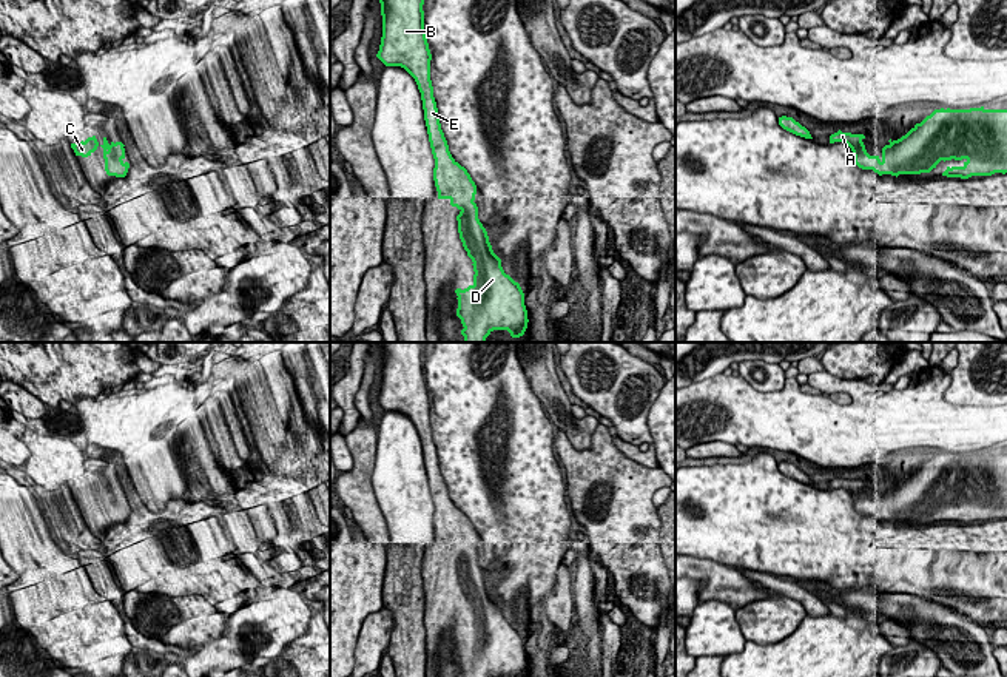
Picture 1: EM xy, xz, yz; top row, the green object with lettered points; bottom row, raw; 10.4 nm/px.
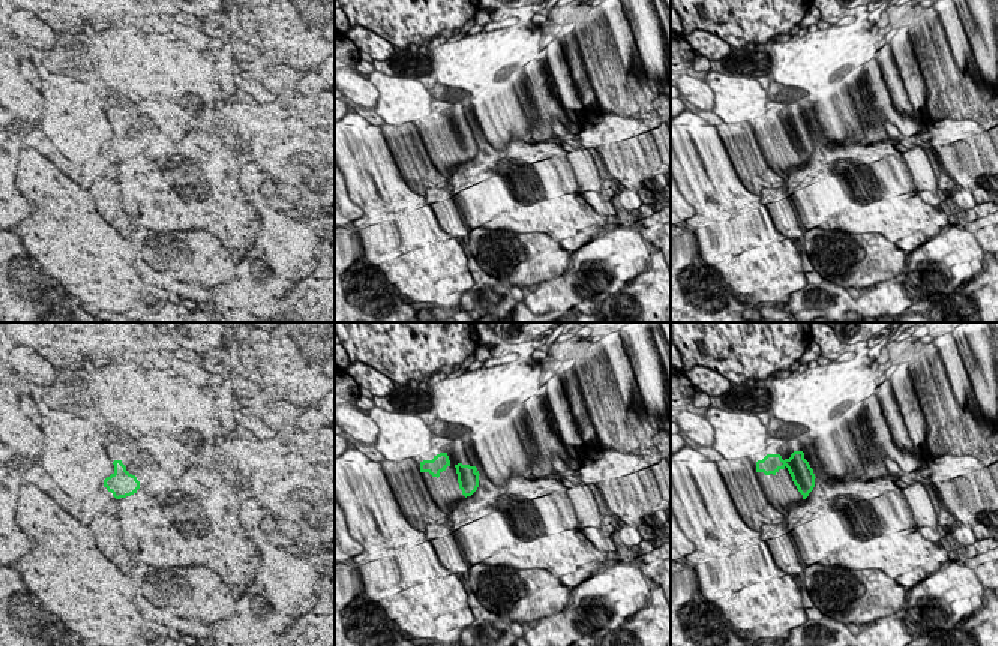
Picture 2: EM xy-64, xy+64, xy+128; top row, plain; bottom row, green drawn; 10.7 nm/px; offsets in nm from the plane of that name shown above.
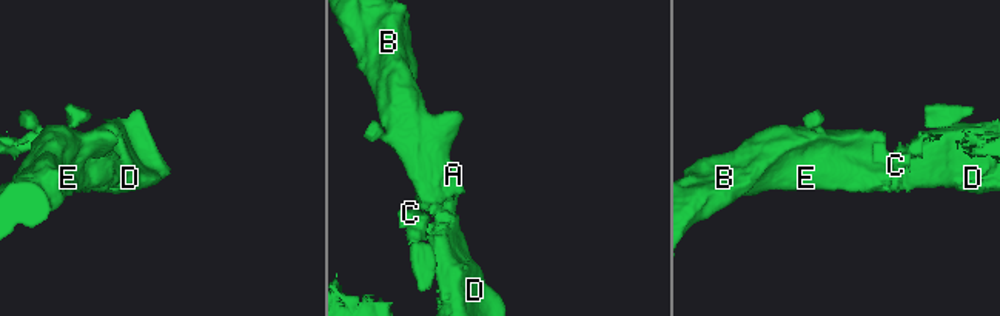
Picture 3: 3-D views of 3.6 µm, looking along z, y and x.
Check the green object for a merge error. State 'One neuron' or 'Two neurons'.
One neuron

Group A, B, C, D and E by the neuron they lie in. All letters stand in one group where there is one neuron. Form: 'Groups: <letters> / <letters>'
Groups: A B C D E

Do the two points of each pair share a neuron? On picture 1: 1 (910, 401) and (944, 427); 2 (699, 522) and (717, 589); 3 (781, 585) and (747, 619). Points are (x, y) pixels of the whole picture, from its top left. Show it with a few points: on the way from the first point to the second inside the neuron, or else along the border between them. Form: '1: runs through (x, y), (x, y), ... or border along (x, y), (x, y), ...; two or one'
1: runs through (918, 409), (930, 421), (936, 423); one
2: border along (691, 555), (713, 559), (734, 568); two
3: border along (776, 592), (798, 600), (807, 613); two

